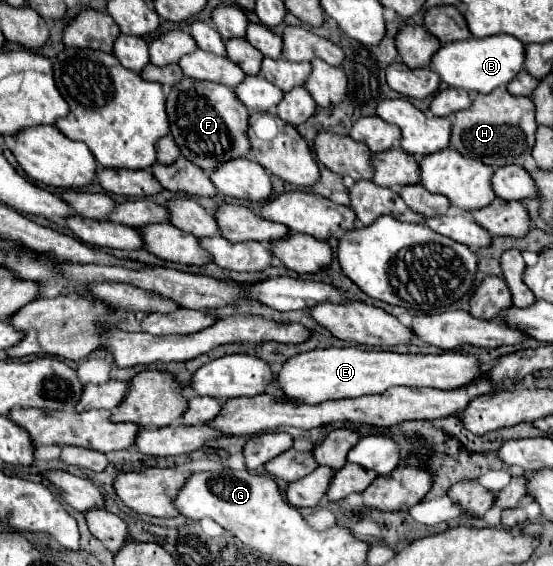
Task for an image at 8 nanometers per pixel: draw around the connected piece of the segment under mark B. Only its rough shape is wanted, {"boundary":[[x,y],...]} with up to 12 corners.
{"boundary":[[510,35],[442,45],[430,67],[468,93],[506,87],[526,51]]}

